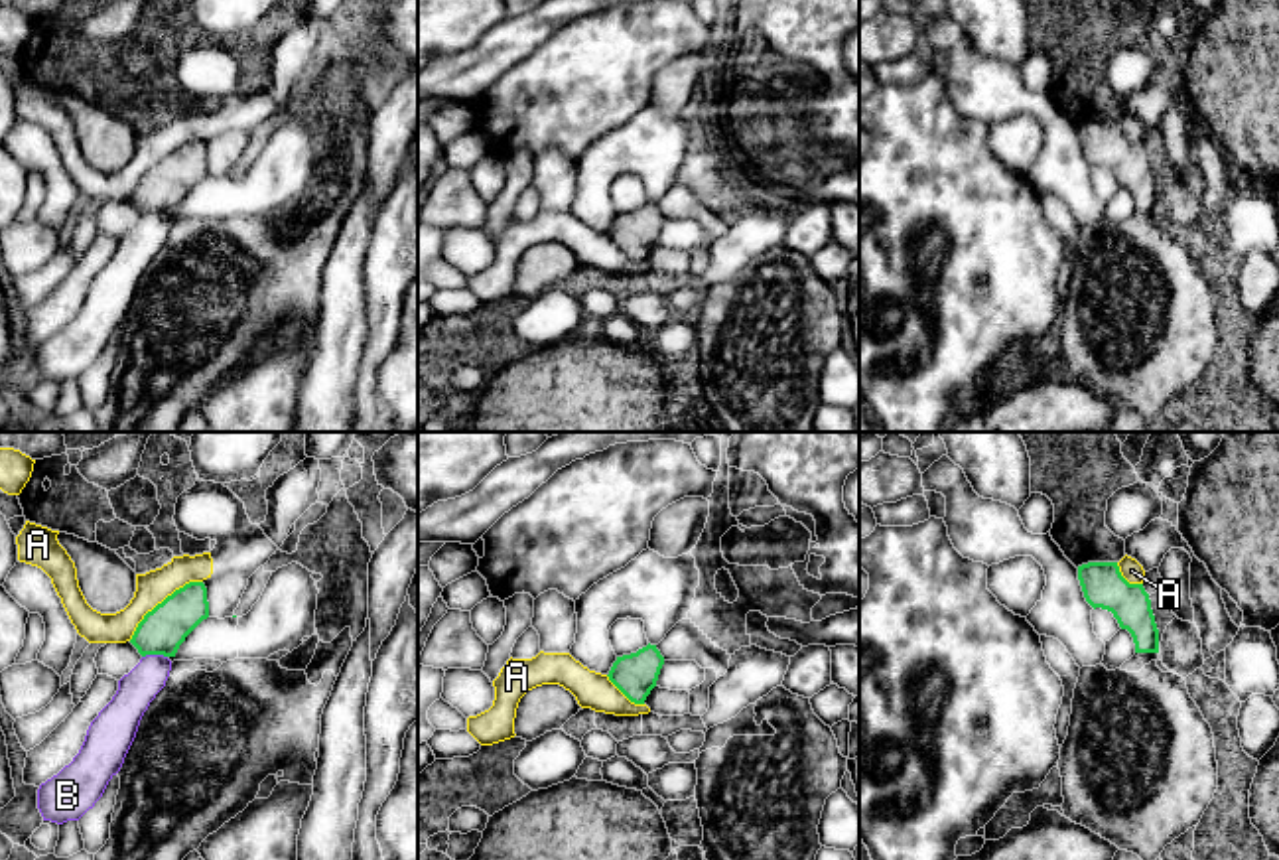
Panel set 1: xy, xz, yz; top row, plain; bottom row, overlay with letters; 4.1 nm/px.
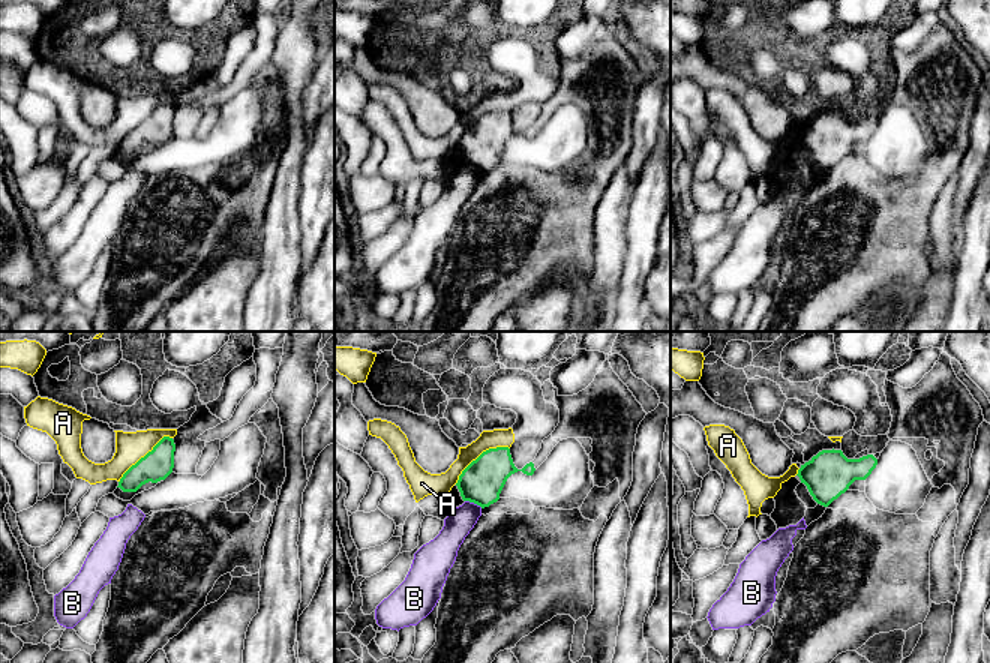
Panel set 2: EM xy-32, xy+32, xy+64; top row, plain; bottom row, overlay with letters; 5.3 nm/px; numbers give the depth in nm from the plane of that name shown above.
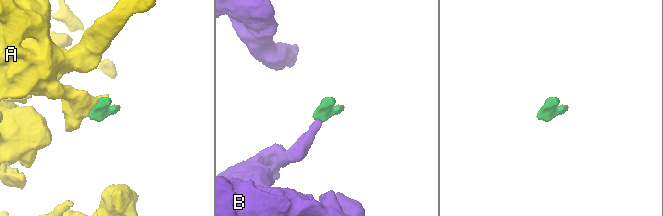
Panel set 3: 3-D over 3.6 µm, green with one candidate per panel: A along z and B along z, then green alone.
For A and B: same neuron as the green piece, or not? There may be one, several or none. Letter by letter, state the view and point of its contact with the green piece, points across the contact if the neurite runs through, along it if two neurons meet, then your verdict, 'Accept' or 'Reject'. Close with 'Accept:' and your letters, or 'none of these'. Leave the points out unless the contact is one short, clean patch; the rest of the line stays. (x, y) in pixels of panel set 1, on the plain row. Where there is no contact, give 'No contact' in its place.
A: Touches green at xy (162, 160). Boundary: xy (201, 139), (190, 139), (158, 160), (129, 198). Reject
B: Touches green at xy (154, 212). Boundary: xy (166, 214), (142, 215). Reject
Accept: none of these

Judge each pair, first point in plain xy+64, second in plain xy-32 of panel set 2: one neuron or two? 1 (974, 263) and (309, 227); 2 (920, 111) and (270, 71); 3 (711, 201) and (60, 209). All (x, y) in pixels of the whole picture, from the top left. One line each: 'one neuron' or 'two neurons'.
1: one neuron
2: one neuron
3: two neurons

